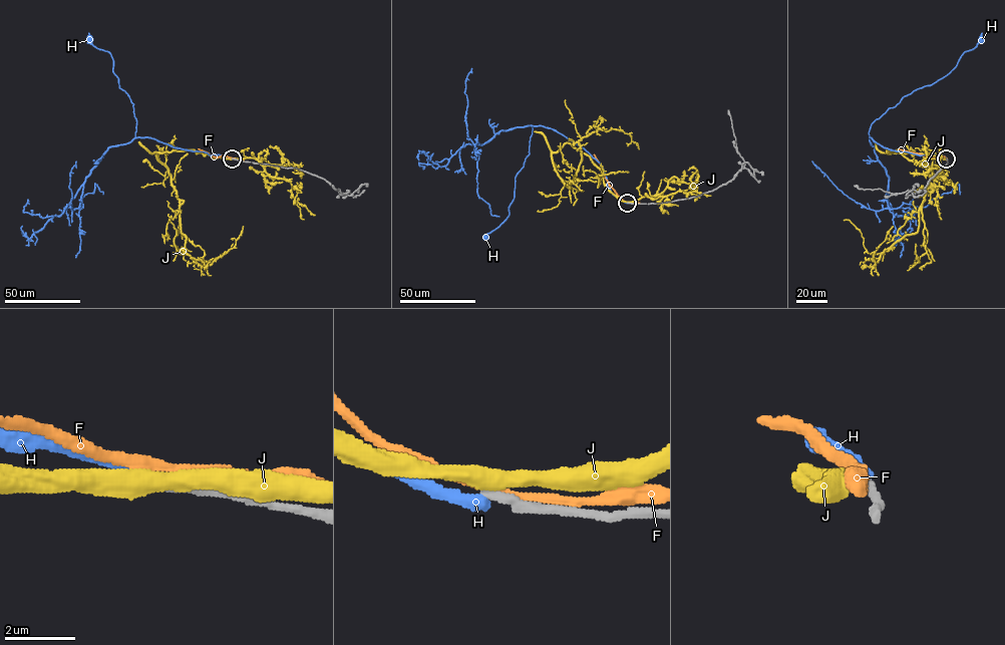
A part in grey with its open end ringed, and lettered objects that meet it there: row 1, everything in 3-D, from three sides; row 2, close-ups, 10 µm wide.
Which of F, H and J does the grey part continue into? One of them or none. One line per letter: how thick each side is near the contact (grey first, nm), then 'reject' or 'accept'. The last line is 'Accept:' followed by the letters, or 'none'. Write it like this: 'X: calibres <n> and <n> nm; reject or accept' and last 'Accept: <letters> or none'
F: calibres 420 and 240 nm; reject
H: calibres 280 and 360 nm; accept
J: calibres 360 and 460 nm; reject
Accept: H

